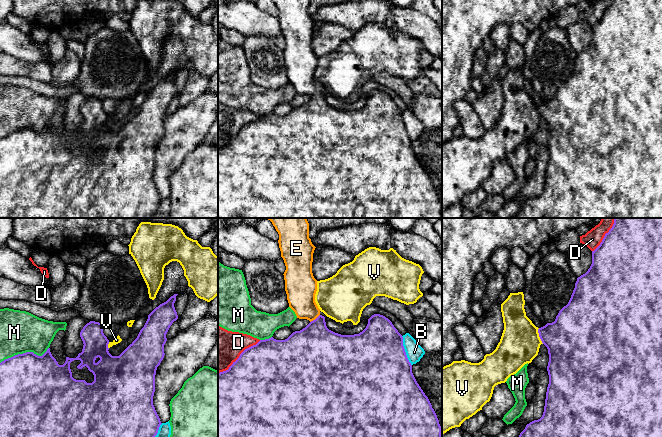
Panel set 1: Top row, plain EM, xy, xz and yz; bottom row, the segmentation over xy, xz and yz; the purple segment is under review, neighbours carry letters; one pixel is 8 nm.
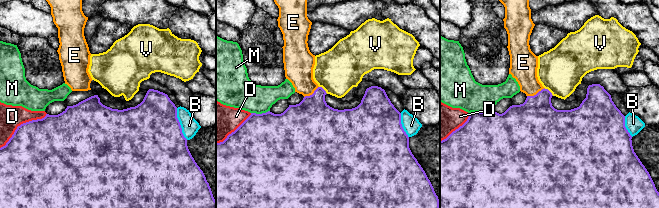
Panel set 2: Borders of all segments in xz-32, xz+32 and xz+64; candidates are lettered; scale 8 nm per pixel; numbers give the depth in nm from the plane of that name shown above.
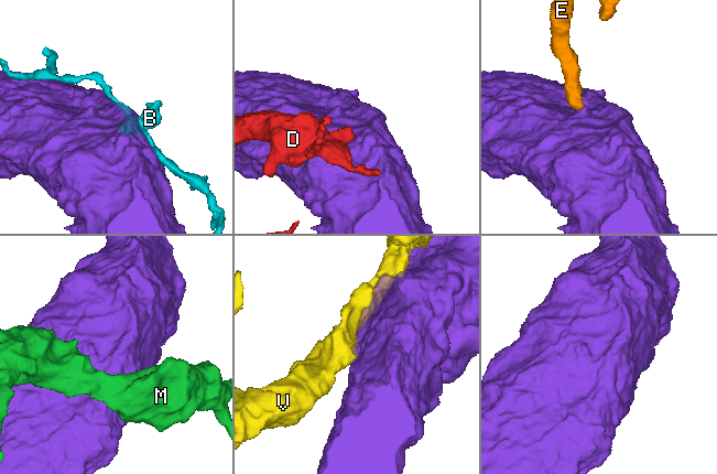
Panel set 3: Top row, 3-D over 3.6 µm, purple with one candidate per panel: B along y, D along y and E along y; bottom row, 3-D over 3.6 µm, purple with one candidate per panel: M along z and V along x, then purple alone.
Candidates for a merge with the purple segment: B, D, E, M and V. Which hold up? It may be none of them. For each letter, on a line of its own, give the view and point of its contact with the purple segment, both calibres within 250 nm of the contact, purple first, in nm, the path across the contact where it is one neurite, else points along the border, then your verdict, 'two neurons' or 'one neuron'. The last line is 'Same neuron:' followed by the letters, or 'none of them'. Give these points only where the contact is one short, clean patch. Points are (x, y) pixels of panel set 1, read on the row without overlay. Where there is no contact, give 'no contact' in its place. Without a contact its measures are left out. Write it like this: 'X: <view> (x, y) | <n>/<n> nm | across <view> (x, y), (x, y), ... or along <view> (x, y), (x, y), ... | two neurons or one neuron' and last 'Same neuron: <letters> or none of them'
B: xz (404, 127) | 500/140 nm | two neurons
D: xz (239, 132) | 500/320 nm | two neurons
E: xz (315, 95) | 400/220 nm | across xz (315, 126), (315, 95), (303, 80), (300, 68) | one neuron
M: xy (24, 129) | 480/340 nm | two neurons
V: yz (539, 112) | 400/320 nm | two neurons
Same neuron: E

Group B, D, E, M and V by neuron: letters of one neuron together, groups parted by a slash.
B / D / E / M / V

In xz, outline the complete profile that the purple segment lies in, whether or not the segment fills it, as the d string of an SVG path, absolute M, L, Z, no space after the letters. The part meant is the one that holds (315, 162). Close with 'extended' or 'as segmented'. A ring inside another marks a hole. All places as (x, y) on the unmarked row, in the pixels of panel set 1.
M273 0L276 7L279 10L279 24L281 27L281 33L284 36L286 46L284 48L285 56L285 67L287 70L287 76L289 83L295 88L297 94L307 95L310 99L300 107L293 108L285 116L276 116L273 113L265 116L260 116L256 121L253 121L245 125L239 132L239 134L233 138L228 146L218 149L218 218L442 218L442 204L439 200L437 191L432 184L432 181L425 171L419 160L417 159L413 149L412 141L409 138L404 122L403 122L403 113L394 103L392 98L383 91L374 90L368 95L368 100L366 104L359 110L354 111L341 111L329 106L326 102L325 93L320 90L320 85L318 84L315 78L315 70L317 67L317 56L314 54L312 49L312 38L313 38L313 29L315 22L312 20L311 15L309 14L309 0Z; extended

